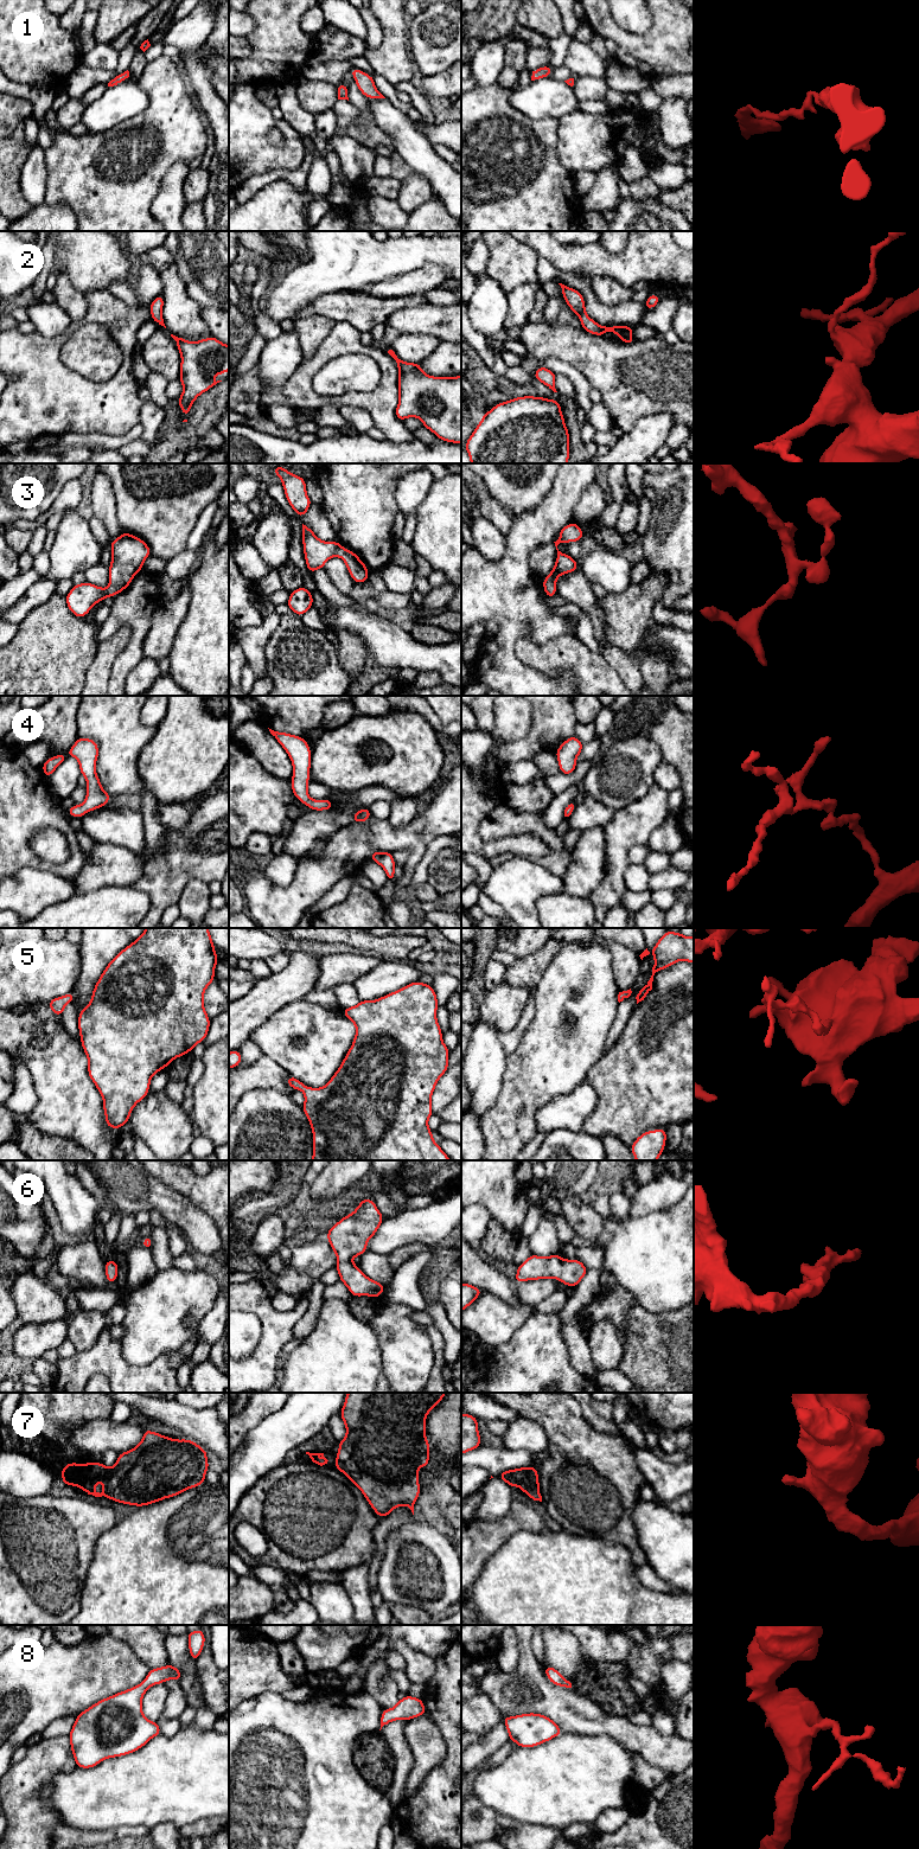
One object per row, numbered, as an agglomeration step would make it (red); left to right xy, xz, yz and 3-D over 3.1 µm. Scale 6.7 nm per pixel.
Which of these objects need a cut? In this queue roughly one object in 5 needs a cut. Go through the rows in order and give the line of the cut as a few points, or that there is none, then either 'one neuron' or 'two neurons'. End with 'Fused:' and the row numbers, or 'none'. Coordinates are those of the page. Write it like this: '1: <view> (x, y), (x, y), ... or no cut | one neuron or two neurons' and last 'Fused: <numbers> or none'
1: no cut | one neuron
2: no cut | one neuron
3: no cut | one neuron
4: no cut | one neuron
5: no cut | one neuron
6: no cut | one neuron
7: no cut | one neuron
8: no cut | one neuron
Fused: none

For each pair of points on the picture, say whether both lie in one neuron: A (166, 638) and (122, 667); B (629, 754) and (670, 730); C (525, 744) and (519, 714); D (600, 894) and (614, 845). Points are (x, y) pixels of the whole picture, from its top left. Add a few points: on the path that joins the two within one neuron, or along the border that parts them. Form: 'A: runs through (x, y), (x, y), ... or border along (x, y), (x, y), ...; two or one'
A: border along (150, 626), (142, 645), (144, 657); two
B: border along (649, 736), (658, 746), (662, 761); two
C: border along (531, 708), (530, 729), (498, 746); two
D: runs through (612, 882), (614, 877), (614, 857); one

